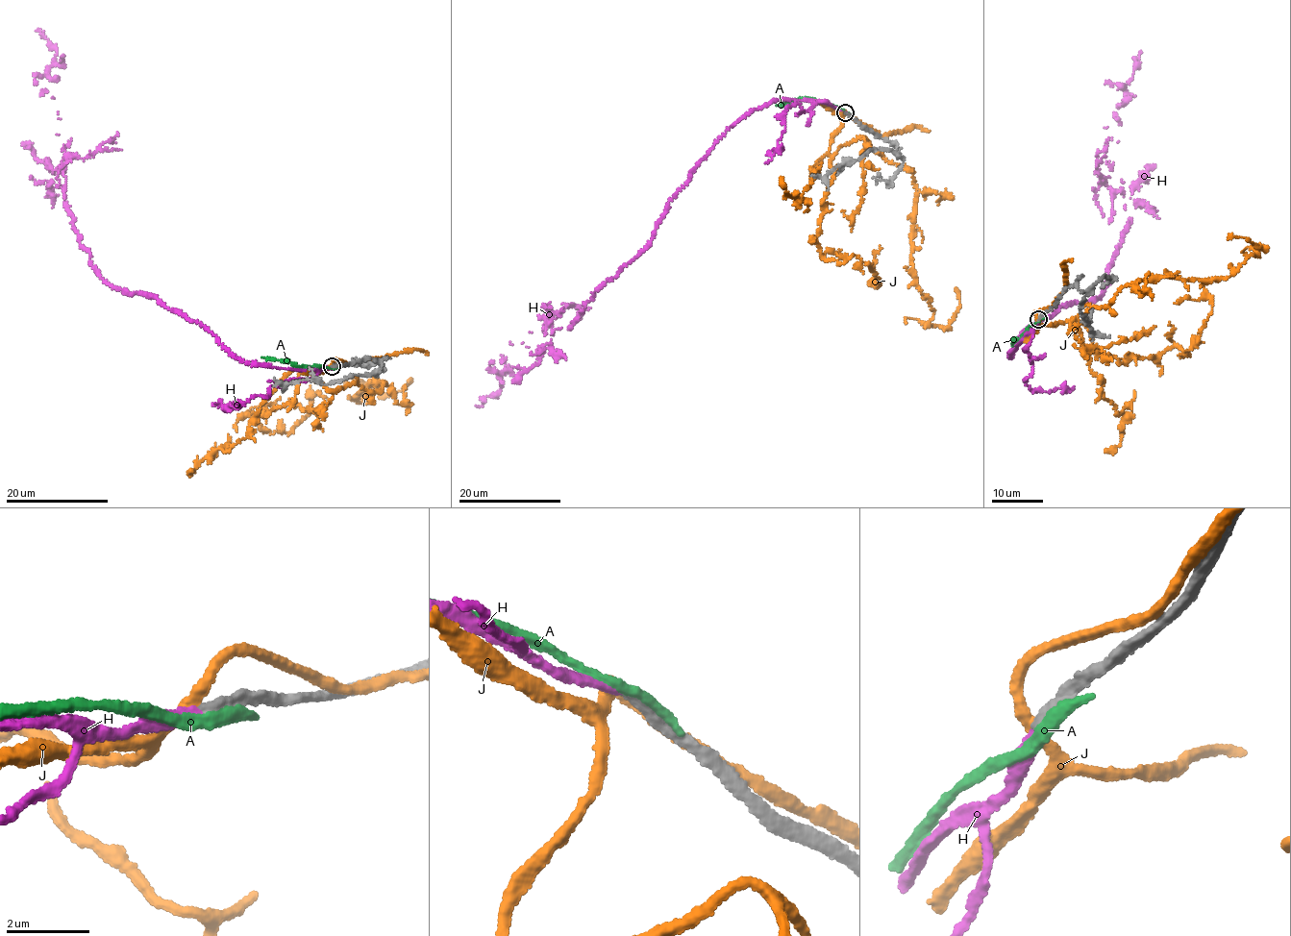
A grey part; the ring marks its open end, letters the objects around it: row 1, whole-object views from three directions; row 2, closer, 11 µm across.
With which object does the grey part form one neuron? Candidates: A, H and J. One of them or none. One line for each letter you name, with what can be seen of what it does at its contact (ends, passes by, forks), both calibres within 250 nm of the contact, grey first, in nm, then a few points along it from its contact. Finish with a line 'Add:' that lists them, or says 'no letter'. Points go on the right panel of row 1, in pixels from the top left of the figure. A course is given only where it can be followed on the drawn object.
H: it ends; calibres 280 and 200 nm; course (1038, 320), (1008, 357), (1030, 327), (1092, 301), (1109, 279), (1126, 224), (1111, 220), (1107, 128), (1138, 54)
Add: H

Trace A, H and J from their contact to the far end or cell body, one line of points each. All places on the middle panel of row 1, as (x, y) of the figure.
A: (848, 113), (802, 98), (775, 106)
H: (846, 112), (784, 98), (736, 121), (651, 241), (572, 322), (546, 318), (489, 363), (502, 388), (474, 406)
J: (845, 112), (831, 155), (865, 137), (913, 171), (915, 283), (933, 327), (945, 328), (959, 307), (955, 287)

